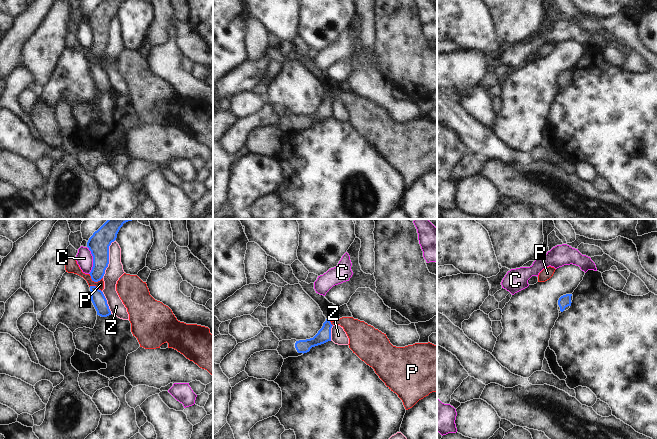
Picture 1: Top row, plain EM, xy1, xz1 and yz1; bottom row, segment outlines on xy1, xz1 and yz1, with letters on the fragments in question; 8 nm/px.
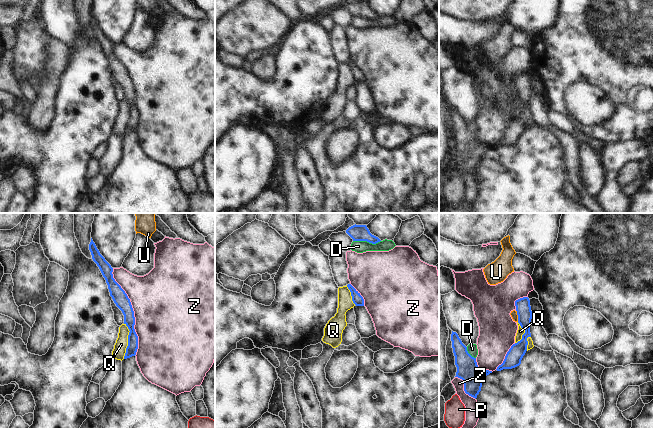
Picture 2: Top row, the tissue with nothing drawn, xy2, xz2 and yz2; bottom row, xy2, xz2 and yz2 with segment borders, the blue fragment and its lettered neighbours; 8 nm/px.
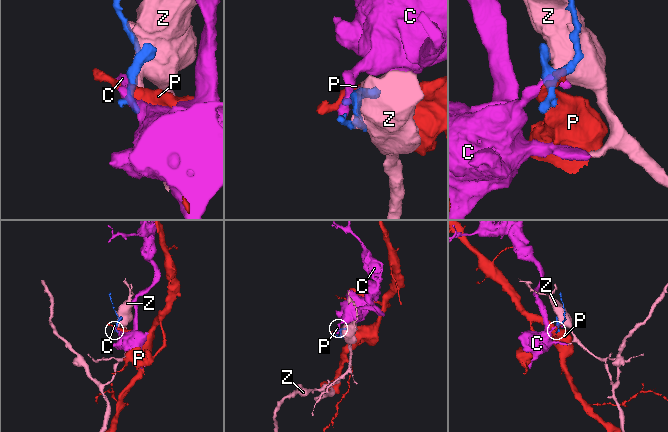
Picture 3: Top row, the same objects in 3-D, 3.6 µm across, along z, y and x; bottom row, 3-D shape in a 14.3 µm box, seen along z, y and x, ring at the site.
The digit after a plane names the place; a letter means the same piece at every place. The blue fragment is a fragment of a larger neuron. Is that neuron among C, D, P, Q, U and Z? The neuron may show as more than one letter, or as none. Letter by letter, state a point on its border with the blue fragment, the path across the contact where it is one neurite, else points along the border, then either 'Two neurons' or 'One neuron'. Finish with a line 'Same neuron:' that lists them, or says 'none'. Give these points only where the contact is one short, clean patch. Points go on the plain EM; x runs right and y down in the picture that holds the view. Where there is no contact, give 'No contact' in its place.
C: Touches blue at xy1 (93, 36). Boundary: xy1 (88, 23), (92, 32), (92, 45), (89, 49). Two neurons
D: Touches blue at xz2 (367, 17). Boundary: xz2 (353, 16), (366, 16), (372, 19), (380, 17). Two neurons
P: Touches blue at xy1 (94, 57). Boundary: xy1 (89, 49), (94, 57), (99, 57), (102, 54). Two neurons
Q: Touches blue at xy2 (128, 117). Boundary: xy2 (125, 99), (129, 110), (128, 121), (123, 134). Two neurons
U: Touches blue at yz2 (518, 92). Boundary: yz2 (516, 86), (518, 97). Two neurons
Z: Touches blue at xy2 (133, 88). Two neurons
Same neuron: none

